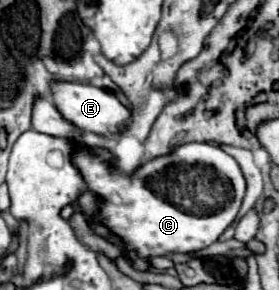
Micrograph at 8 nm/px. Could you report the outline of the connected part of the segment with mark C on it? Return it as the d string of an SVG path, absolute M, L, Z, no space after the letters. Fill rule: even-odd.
M42 96L34 102L32 128L72 144L74 166L82 174L88 190L100 198L92 220L104 224L120 238L124 258L136 270L150 270L150 258L154 256L168 256L174 252L190 254L208 248L234 222L240 210L246 180L238 162L216 144L182 144L170 154L142 164L132 174L124 174L106 148L90 146L82 140L82 132L62 118L50 96ZM112 194L122 198L120 204L112 202Z

